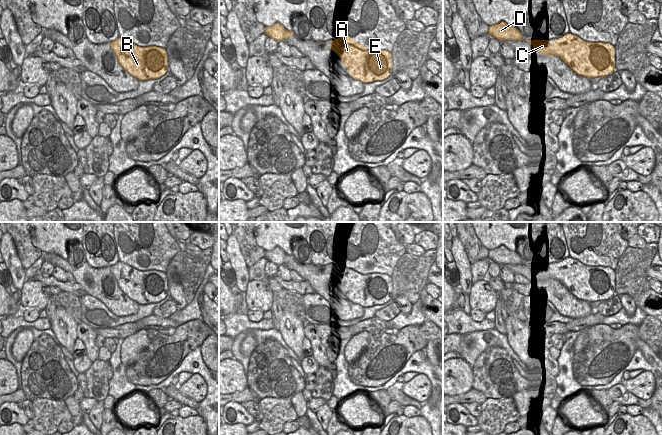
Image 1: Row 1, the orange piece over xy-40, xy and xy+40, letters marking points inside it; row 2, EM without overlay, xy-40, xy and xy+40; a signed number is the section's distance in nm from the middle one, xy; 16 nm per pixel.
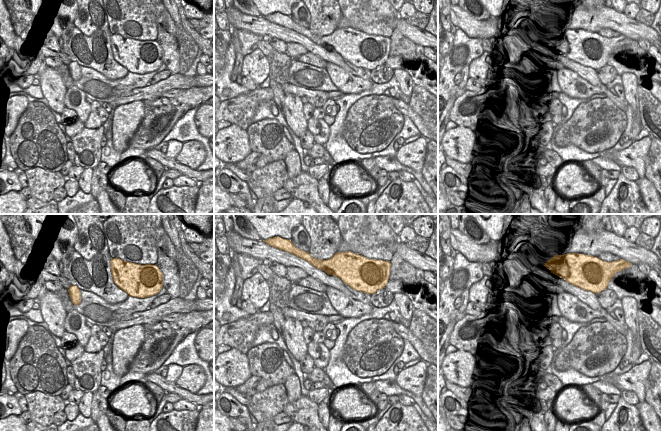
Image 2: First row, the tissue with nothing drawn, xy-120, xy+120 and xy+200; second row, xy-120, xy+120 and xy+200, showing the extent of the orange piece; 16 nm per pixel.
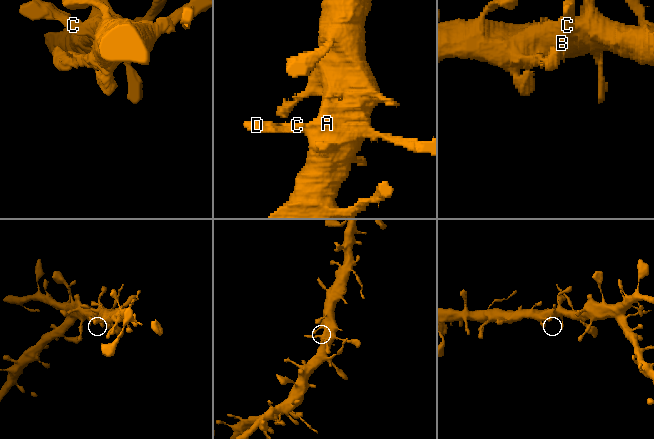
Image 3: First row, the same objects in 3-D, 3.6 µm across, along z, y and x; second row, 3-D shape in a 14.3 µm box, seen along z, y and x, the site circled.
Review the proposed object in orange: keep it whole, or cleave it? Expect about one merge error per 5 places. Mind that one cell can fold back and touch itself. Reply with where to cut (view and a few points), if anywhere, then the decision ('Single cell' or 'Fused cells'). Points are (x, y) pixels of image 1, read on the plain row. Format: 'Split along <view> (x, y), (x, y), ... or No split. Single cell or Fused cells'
No split. Single cell

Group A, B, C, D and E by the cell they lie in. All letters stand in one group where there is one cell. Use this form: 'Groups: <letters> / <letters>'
Groups: A B C D E

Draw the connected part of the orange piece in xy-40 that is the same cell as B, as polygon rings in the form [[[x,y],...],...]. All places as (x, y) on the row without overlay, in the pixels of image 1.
[[[118,261],[110,266],[120,290],[139,305],[158,303],[168,295],[168,280],[164,272],[140,271]]]

